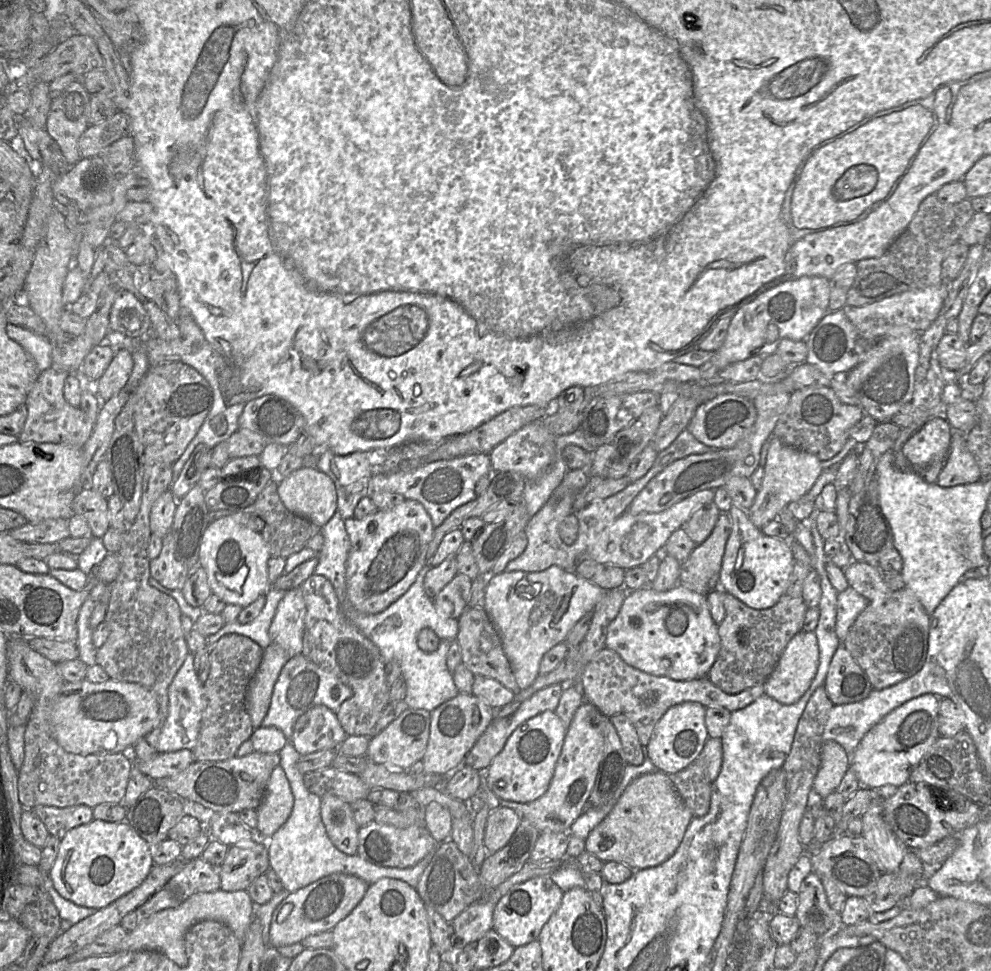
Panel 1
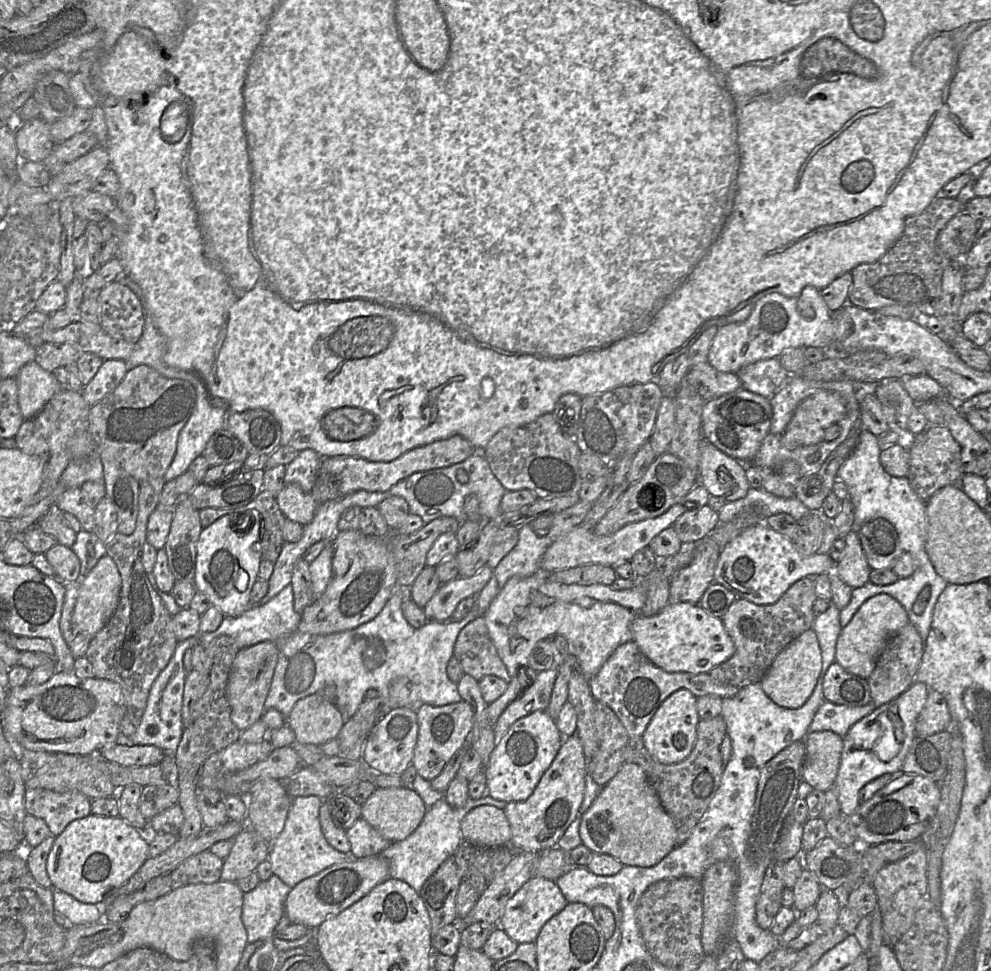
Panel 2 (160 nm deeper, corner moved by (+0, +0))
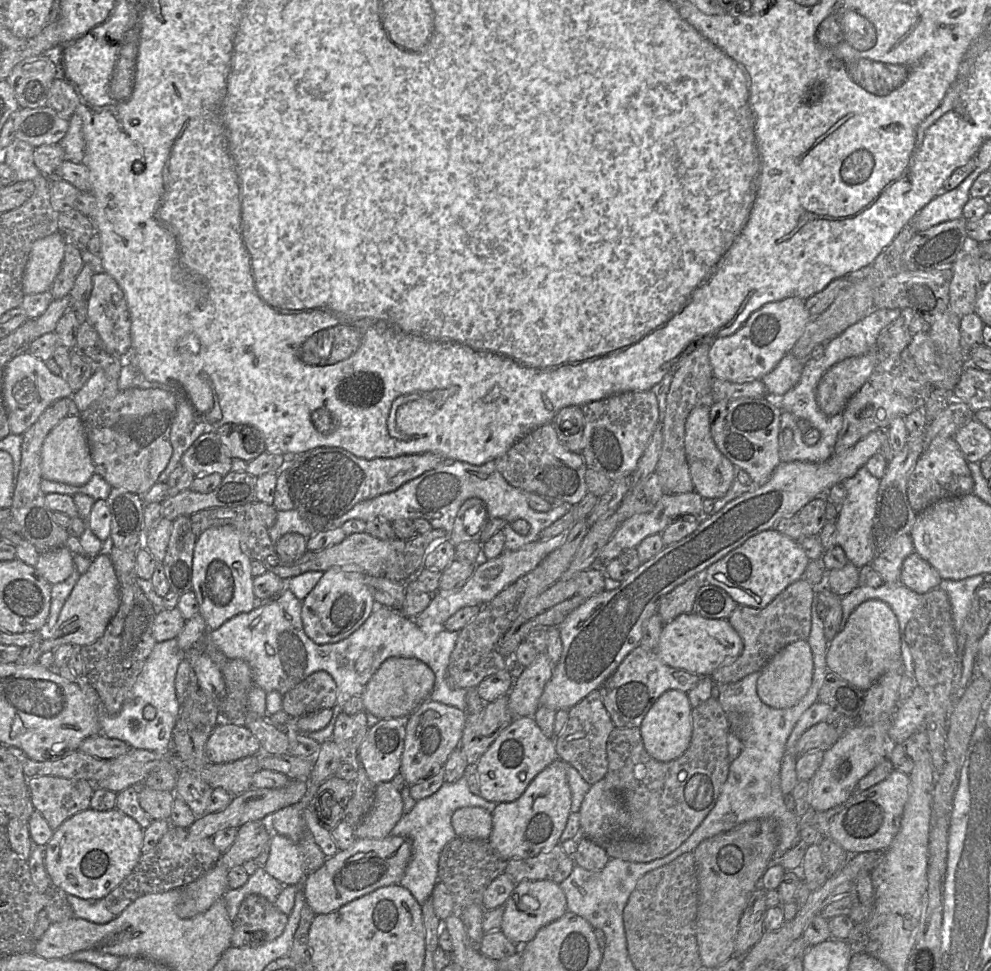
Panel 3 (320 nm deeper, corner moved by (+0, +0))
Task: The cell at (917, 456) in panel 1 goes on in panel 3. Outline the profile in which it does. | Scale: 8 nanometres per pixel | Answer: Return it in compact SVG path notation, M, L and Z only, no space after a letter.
M953 438L936 439L917 460L907 483L912 509L919 513L938 500L971 494L974 480L957 442Z

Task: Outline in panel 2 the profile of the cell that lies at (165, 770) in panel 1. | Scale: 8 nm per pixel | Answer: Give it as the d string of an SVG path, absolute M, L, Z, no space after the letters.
M115 742L98 751L105 759L125 766L158 765L166 753L154 745L127 745Z

